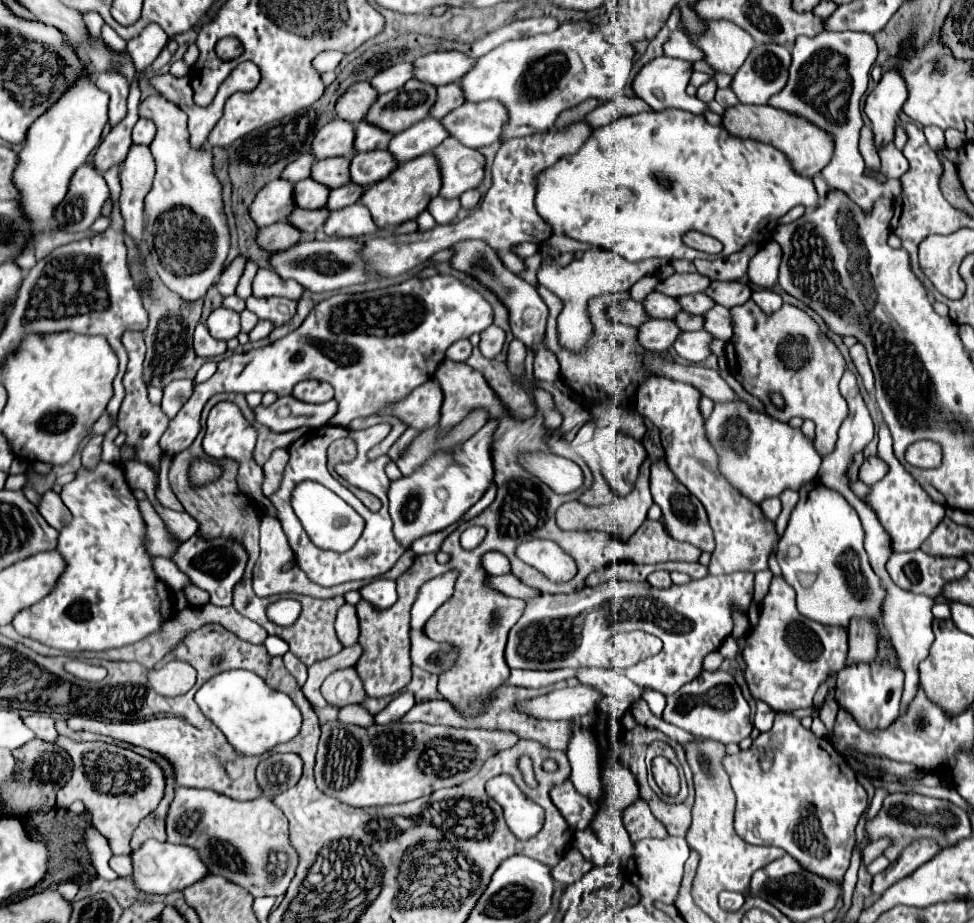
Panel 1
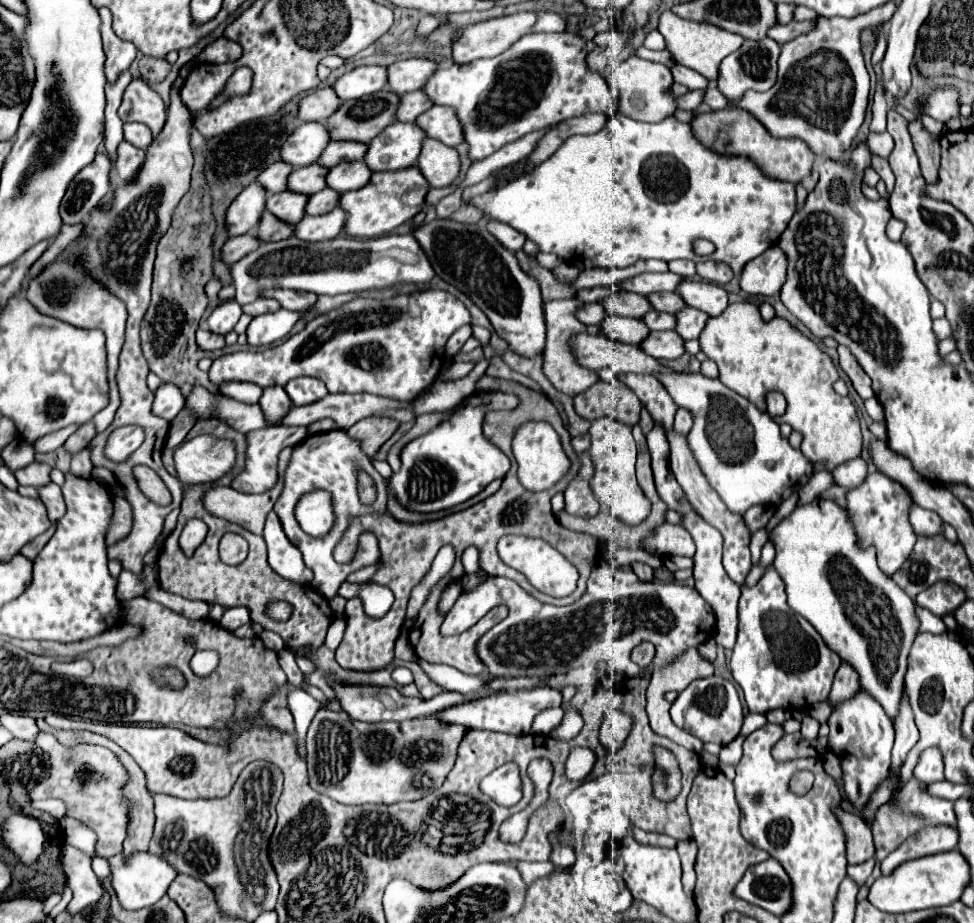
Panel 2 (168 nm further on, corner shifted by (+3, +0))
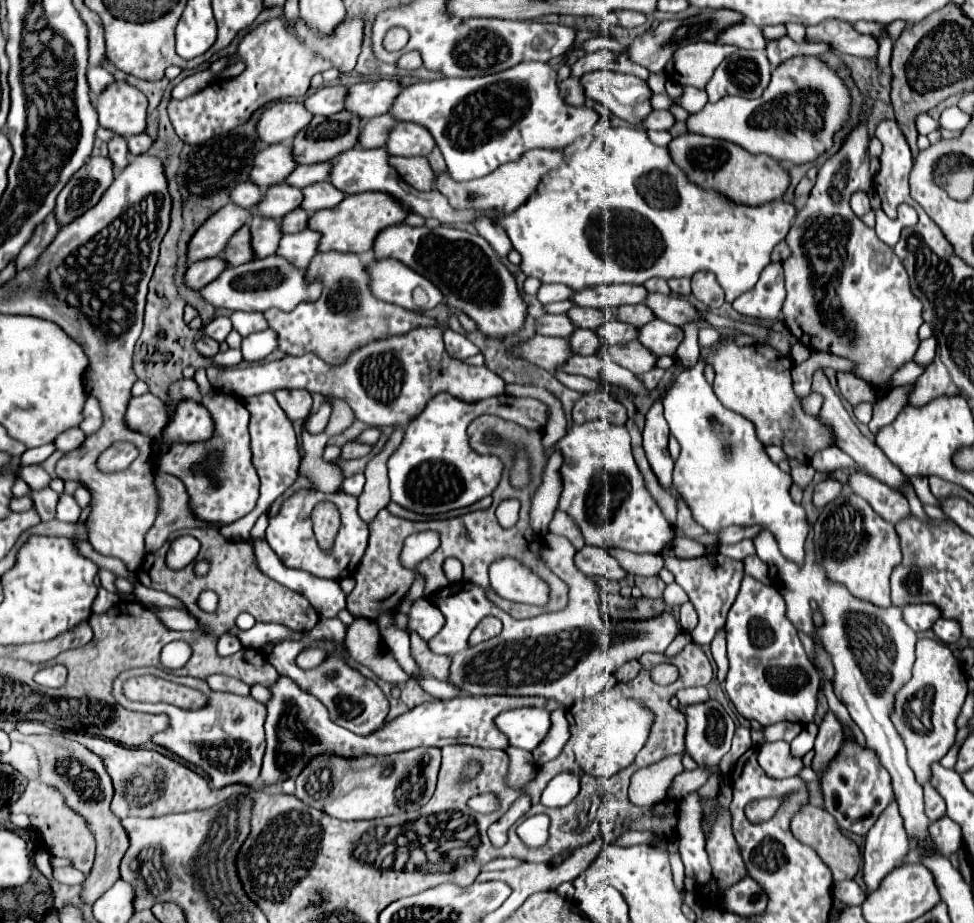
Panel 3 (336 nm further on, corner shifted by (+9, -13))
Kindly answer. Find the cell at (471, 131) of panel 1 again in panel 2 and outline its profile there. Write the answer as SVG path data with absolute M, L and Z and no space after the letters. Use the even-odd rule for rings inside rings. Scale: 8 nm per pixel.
M434 106L428 112L420 114L416 124L428 132L428 138L442 140L448 146L458 146L466 142L462 122L458 118L458 112L450 106Z

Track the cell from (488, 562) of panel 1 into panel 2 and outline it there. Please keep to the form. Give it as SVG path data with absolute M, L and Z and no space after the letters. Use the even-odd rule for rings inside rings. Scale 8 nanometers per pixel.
M466 548L464 550L462 564L464 564L466 574L472 574L472 572L478 572L480 570L480 554L478 552L480 552L478 548Z

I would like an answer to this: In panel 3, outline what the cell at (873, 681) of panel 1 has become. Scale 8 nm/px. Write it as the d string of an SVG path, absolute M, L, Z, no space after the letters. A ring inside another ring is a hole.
M842 745L830 763L830 769L826 769L826 777L822 777L822 791L824 809L838 821L838 827L858 835L866 835L886 805L894 801L890 775L878 765L874 751L862 749L860 745Z

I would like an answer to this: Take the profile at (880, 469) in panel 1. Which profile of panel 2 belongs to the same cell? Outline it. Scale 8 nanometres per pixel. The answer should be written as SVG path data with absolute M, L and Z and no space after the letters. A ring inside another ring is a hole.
M862 458L848 460L848 464L840 464L840 468L836 468L836 472L832 472L832 476L838 486L844 486L850 490L850 488L860 486L866 480L868 464Z

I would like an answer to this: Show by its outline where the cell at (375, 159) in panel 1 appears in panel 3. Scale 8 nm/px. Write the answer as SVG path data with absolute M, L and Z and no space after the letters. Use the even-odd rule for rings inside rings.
M328 181L308 185L306 189L302 189L302 195L304 195L304 199L302 199L300 207L310 215L316 211L322 211L322 209L330 209L346 197L344 193L338 193L338 189L334 189L334 185L330 185Z

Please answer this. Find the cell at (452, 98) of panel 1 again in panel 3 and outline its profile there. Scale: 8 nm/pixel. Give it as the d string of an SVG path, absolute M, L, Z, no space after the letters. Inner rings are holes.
M382 115L382 117L374 117L370 121L364 121L360 135L358 135L358 145L362 149L382 147L386 141L386 133L390 133L390 129L394 125L398 125L398 121L390 121L390 115Z

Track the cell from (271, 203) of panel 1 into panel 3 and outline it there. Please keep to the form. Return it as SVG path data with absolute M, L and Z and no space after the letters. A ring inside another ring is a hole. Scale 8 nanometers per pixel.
M234 203L218 209L198 227L198 233L192 235L186 253L188 263L208 257L220 257L230 237L248 221L250 221L250 211L238 209L238 205Z

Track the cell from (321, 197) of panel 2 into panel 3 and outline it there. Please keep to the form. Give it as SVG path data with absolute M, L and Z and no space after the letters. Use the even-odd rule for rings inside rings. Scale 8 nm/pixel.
M294 209L286 217L280 219L280 231L282 233L298 233L298 231L306 229L308 217L310 215L308 213L302 213L302 209Z

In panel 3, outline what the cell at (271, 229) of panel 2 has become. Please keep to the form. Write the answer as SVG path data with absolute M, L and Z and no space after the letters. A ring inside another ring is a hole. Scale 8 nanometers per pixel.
M248 225L240 227L238 233L234 233L234 237L228 241L228 245L226 245L224 253L222 253L222 259L230 267L252 261L252 257L250 257L250 229L248 229Z

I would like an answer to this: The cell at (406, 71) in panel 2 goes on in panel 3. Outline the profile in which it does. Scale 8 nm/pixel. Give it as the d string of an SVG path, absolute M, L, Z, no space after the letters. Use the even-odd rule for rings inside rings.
M380 79L380 81L364 81L348 87L344 109L348 113L358 115L360 119L372 119L384 115L390 107L390 101L402 91L398 81Z

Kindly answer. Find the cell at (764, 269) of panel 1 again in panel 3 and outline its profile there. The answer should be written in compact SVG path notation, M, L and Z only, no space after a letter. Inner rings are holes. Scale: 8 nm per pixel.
M770 263L754 289L746 291L738 297L732 307L744 315L754 319L778 319L782 311L782 303L786 299L783 267L780 263Z

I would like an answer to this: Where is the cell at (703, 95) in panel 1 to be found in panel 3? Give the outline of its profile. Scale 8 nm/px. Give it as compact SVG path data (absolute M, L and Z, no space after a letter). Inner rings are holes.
M652 111L646 119L642 119L642 129L654 129L654 131L666 131L674 125L674 117L670 111Z

